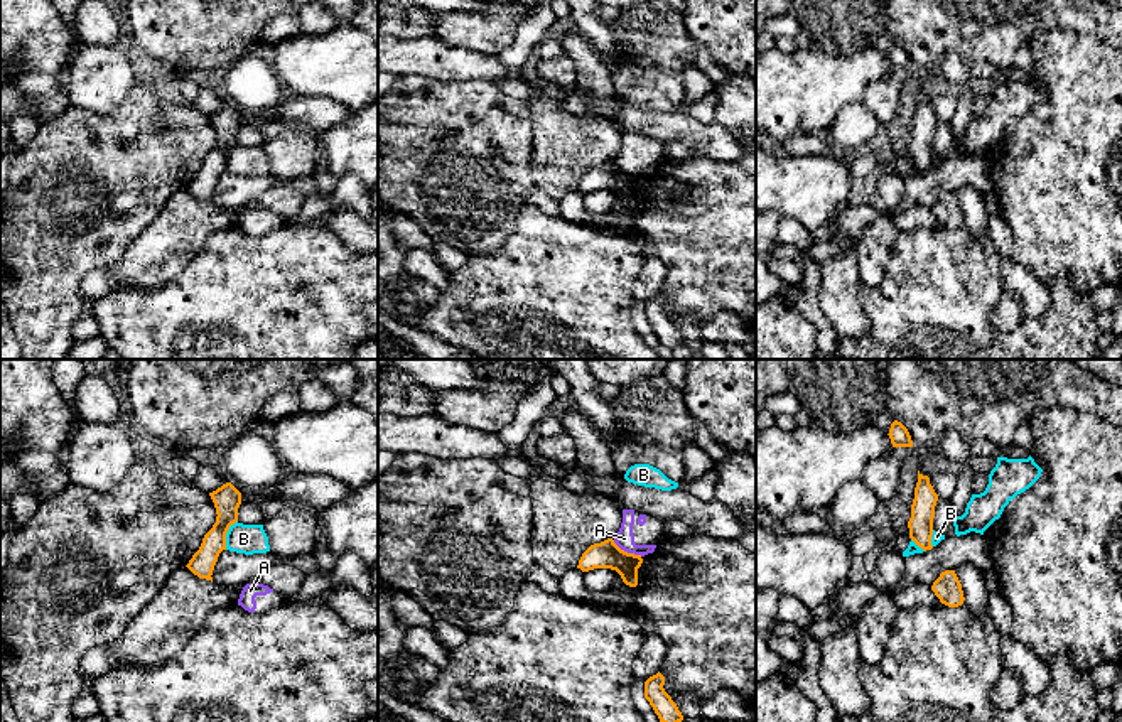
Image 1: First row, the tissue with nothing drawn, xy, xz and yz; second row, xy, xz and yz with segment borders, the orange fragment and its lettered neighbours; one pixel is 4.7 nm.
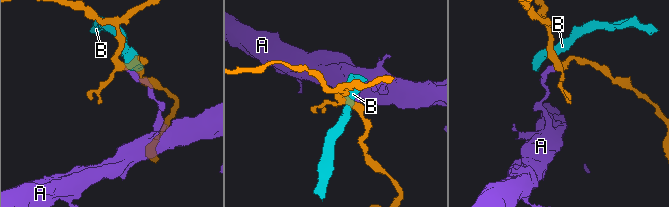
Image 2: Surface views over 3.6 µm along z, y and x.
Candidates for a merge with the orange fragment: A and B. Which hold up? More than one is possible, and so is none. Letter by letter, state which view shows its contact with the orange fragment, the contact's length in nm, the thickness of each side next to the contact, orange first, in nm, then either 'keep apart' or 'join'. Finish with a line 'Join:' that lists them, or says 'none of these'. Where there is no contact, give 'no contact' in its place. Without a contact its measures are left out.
A: meets orange in xz; contact 160 nm long; 130 nm thick on the orange side, 90 nm on the other; keep apart
B: meets orange in xy; contact 160 nm long; 130 nm thick on the orange side, 140 nm on the other; keep apart
Join: none of these

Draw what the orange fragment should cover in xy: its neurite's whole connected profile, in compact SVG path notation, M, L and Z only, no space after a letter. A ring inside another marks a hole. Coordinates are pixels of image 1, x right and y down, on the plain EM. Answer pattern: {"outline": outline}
{"outline": "M226 105L216 113L209 115L209 118L216 130L216 145L204 157L199 172L192 177L186 189L199 201L213 204L211 197L218 179L223 172L226 172L226 155L229 148L238 143L241 115L231 105Z"}

